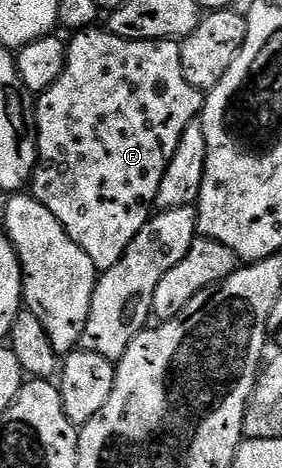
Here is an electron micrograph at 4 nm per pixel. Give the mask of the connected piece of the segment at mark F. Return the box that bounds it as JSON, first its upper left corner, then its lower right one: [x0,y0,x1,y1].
[31,29,206,272]

